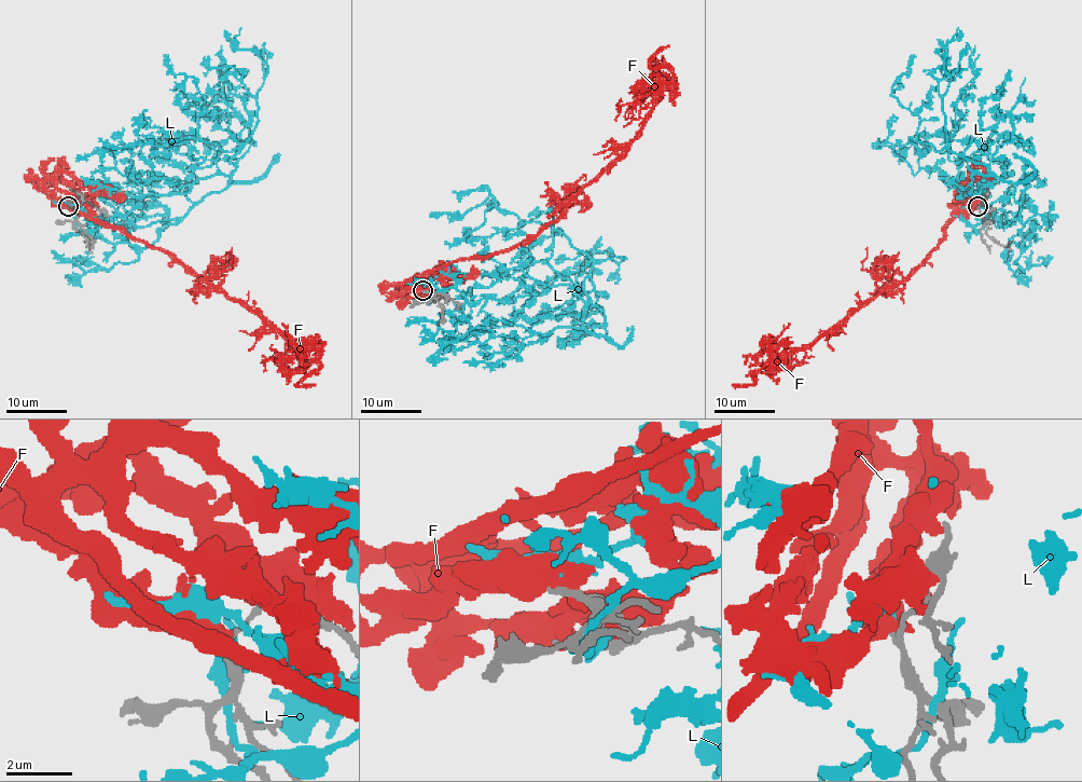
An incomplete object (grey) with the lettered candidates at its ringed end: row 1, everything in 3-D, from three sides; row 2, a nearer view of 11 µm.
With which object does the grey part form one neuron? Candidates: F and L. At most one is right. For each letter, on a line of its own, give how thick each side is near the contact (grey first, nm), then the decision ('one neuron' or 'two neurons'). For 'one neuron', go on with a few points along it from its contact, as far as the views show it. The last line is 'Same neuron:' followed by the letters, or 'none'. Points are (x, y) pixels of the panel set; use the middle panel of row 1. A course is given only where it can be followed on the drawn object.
F: 160 nm thick on the grey side, 800 nm on the other; two neurons
L: 200 nm thick on the grey side, 550 nm on the other; two neurons
Same neuron: none

